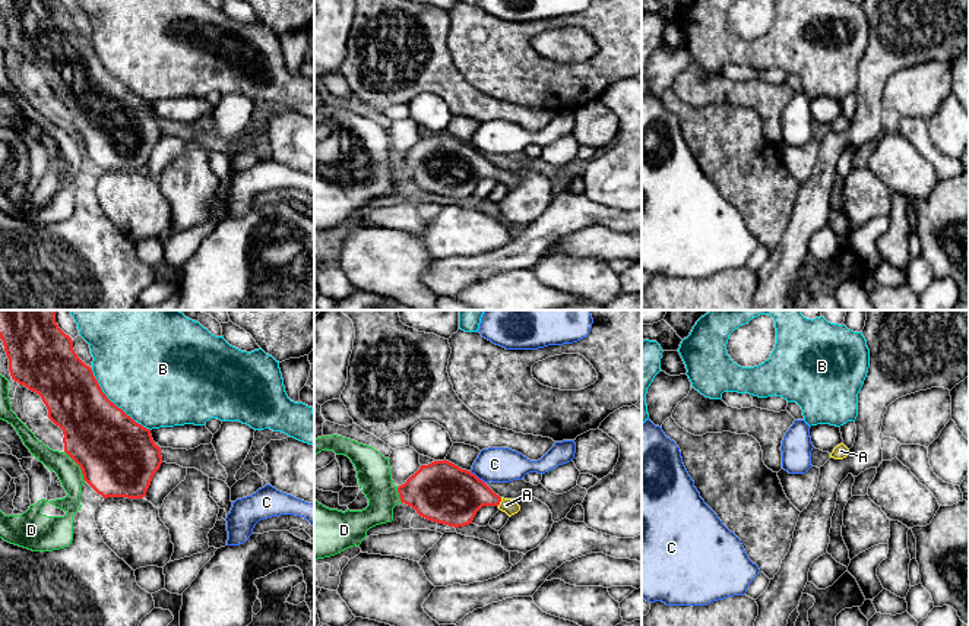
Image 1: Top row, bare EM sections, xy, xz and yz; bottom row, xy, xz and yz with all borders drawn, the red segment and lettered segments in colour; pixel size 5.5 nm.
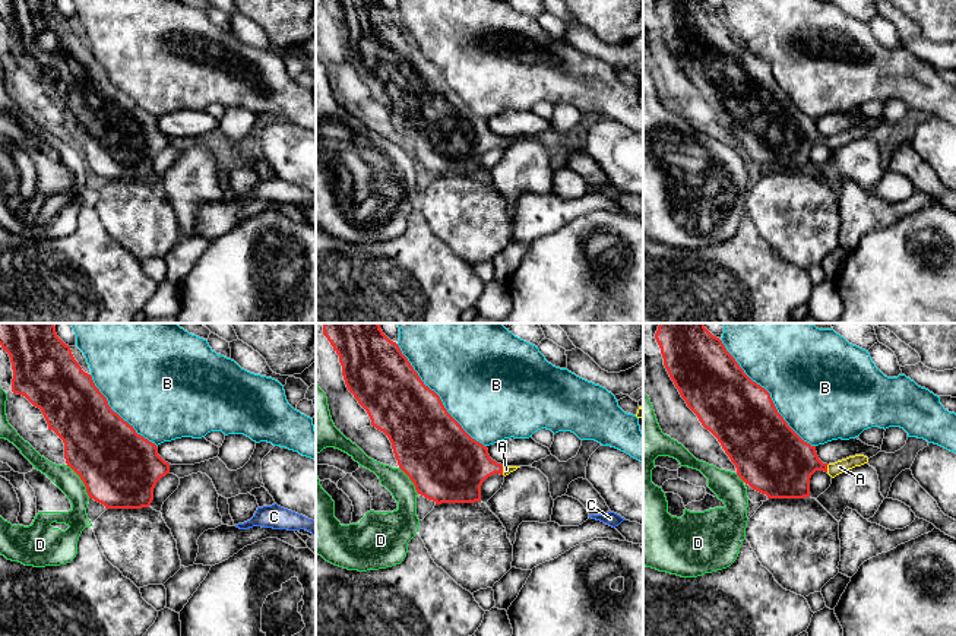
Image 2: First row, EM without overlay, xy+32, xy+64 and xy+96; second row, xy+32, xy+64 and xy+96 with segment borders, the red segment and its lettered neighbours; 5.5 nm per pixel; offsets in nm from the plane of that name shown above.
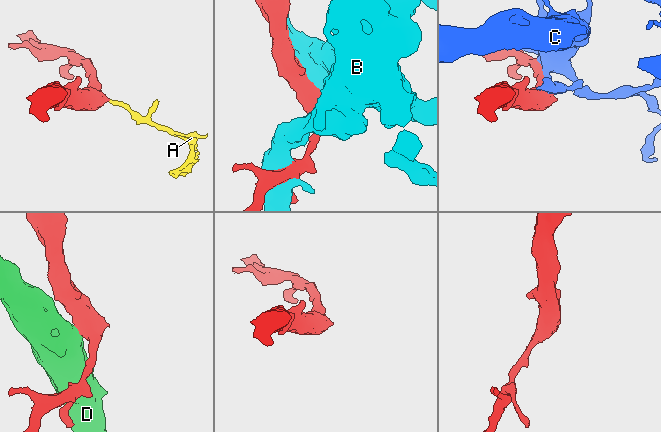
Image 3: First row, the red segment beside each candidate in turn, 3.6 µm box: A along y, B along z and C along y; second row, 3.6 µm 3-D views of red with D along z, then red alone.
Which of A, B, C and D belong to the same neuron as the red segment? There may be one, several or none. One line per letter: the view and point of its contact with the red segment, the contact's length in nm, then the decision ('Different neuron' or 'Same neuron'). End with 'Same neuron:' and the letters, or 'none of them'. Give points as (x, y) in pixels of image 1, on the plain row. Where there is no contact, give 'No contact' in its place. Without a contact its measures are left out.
A: Touches red at xz (500, 173). Shared border 50 nm. Same neuron
B: Touches red at xy (113, 75). Shared border 480 nm. Different neuron
C: Touches red at xz (475, 148). Shared border 110 nm. Different neuron
D: Touches red at xy (78, 136). Shared border 200 nm. Different neuron
Same neuron: A

